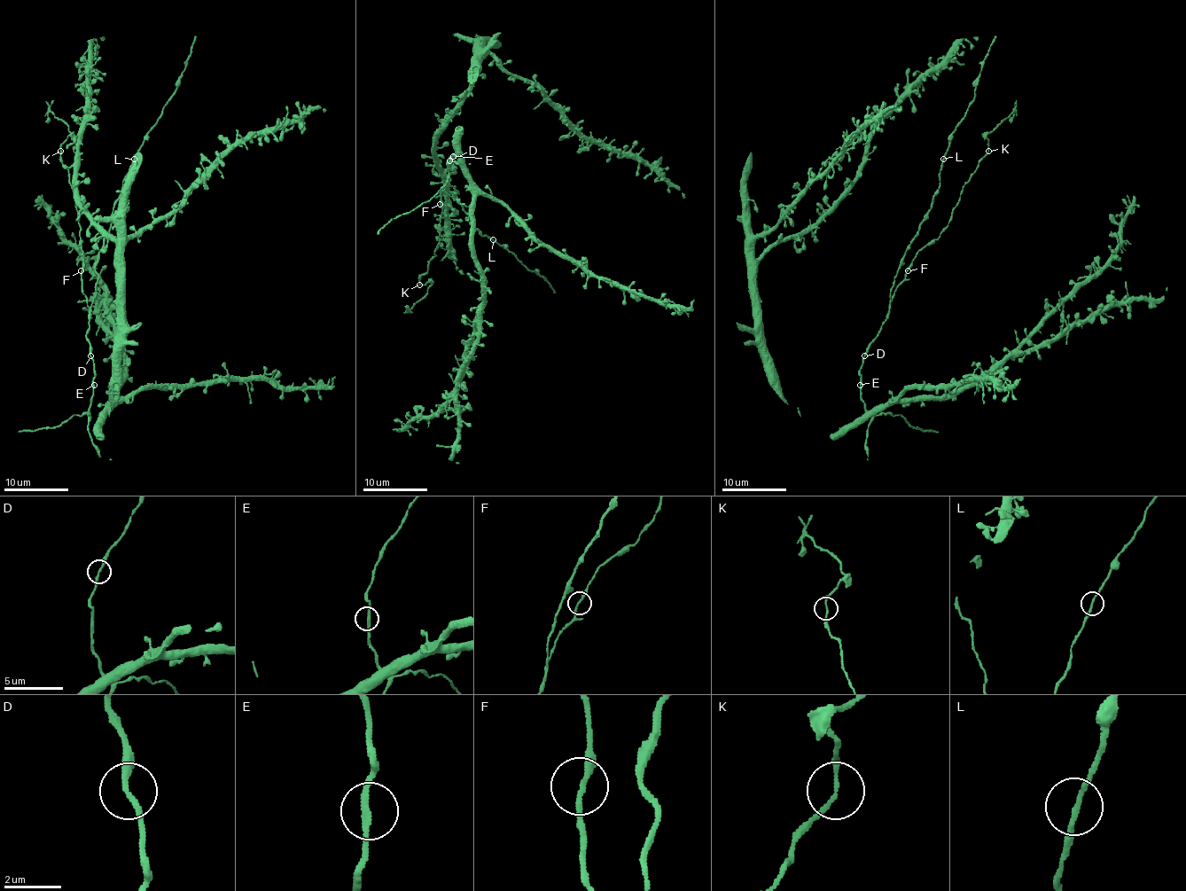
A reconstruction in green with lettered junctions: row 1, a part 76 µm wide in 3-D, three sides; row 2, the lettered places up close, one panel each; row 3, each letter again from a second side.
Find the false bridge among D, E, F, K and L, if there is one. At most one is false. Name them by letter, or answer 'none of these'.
K

